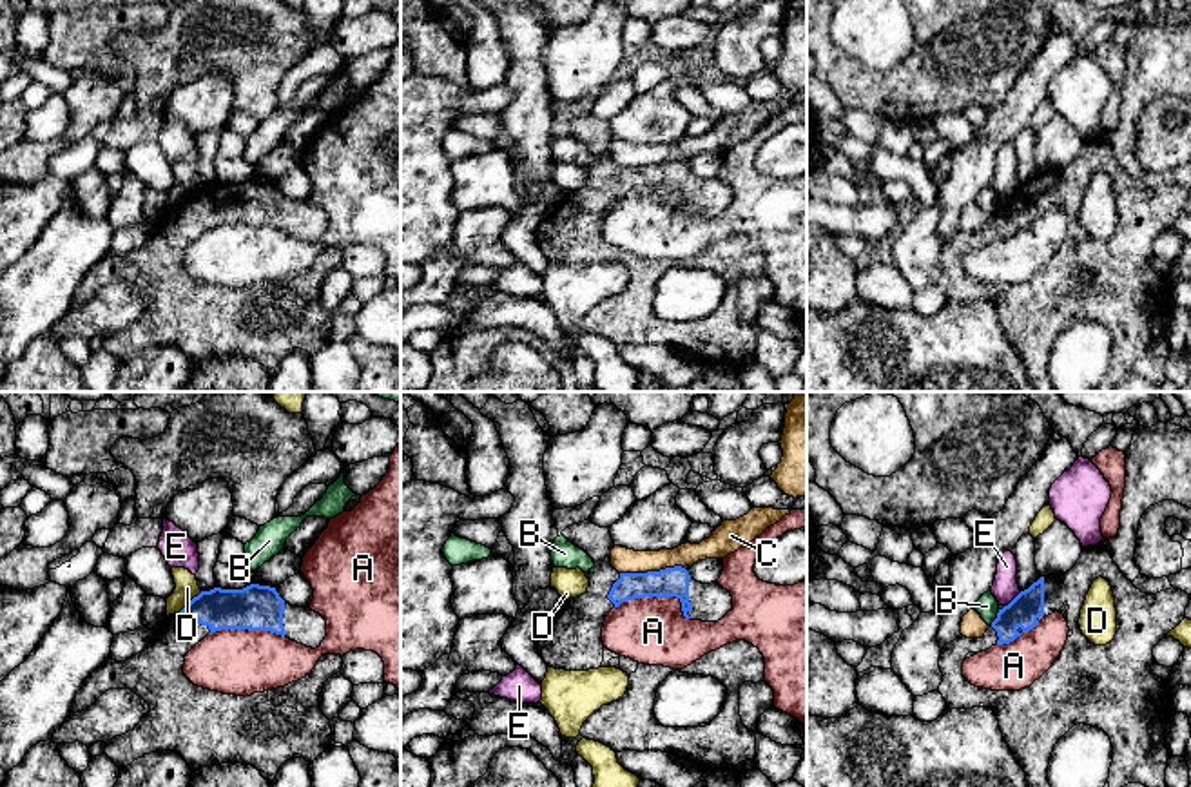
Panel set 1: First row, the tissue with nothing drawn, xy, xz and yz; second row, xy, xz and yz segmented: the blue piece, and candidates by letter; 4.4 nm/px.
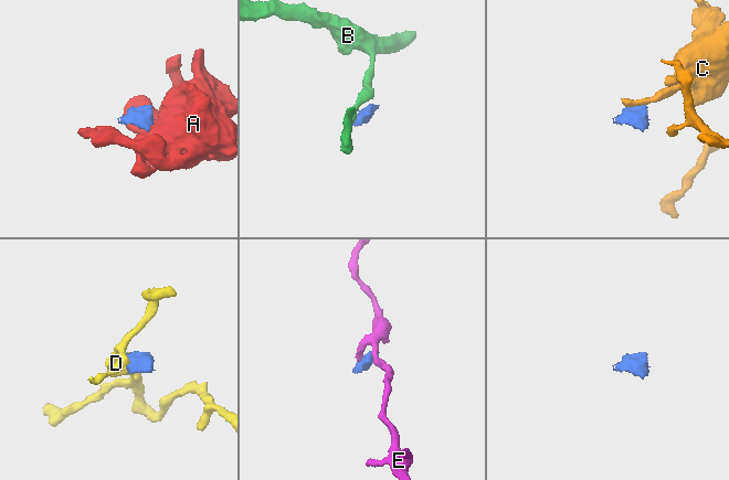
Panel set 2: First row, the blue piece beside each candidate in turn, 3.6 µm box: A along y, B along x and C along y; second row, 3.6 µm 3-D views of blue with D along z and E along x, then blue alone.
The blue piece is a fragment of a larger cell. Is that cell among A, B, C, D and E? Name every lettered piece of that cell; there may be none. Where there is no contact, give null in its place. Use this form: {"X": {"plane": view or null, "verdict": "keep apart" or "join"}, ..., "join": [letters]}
{"A": {"plane": "xz", "verdict": "keep apart"}, "B": {"plane": "yz", "verdict": "keep apart"}, "C": {"plane": "xz", "verdict": "keep apart"}, "D": {"plane": "xy", "verdict": "keep apart"}, "E": {"plane": "yz", "verdict": "keep apart"}, "join": []}

